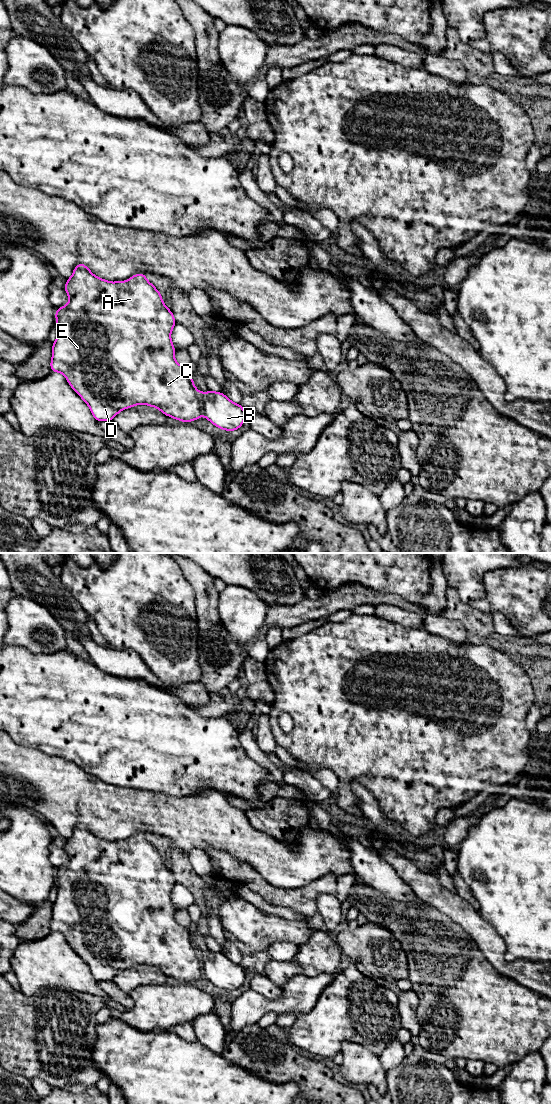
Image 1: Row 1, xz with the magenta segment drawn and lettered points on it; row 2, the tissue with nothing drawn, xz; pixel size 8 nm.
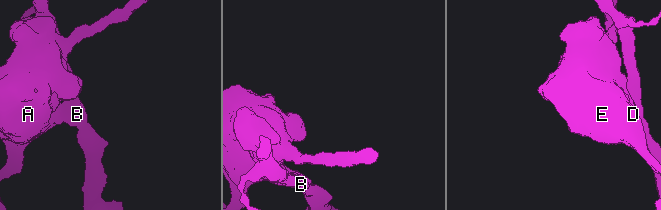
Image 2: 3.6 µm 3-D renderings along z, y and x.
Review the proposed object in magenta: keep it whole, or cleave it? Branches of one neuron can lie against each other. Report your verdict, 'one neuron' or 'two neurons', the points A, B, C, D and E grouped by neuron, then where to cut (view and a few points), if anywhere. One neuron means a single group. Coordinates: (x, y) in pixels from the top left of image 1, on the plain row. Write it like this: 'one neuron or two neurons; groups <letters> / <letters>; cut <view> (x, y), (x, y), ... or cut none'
two neurons; groups A C D E / B; cut xz (198, 952), (202, 973)

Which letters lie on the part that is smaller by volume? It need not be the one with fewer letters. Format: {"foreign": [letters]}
{"foreign": ["A", "C", "D", "E"]}

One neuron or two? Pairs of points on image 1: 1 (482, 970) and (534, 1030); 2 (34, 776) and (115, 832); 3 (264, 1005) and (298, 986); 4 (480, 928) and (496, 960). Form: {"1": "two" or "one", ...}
{"1": "one", "2": "one", "3": "one", "4": "one"}

